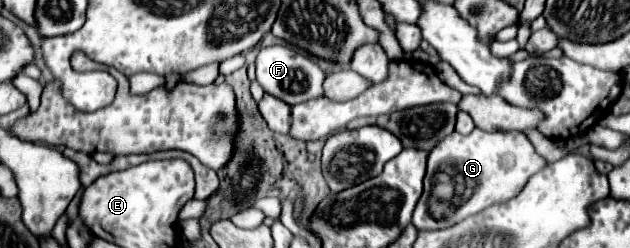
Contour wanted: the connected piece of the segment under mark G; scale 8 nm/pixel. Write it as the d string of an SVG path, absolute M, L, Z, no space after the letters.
M474 128L468 136L452 132L428 154L424 194L416 204L412 224L418 230L440 230L462 222L480 210L514 198L530 176L546 166L522 132L484 132Z

